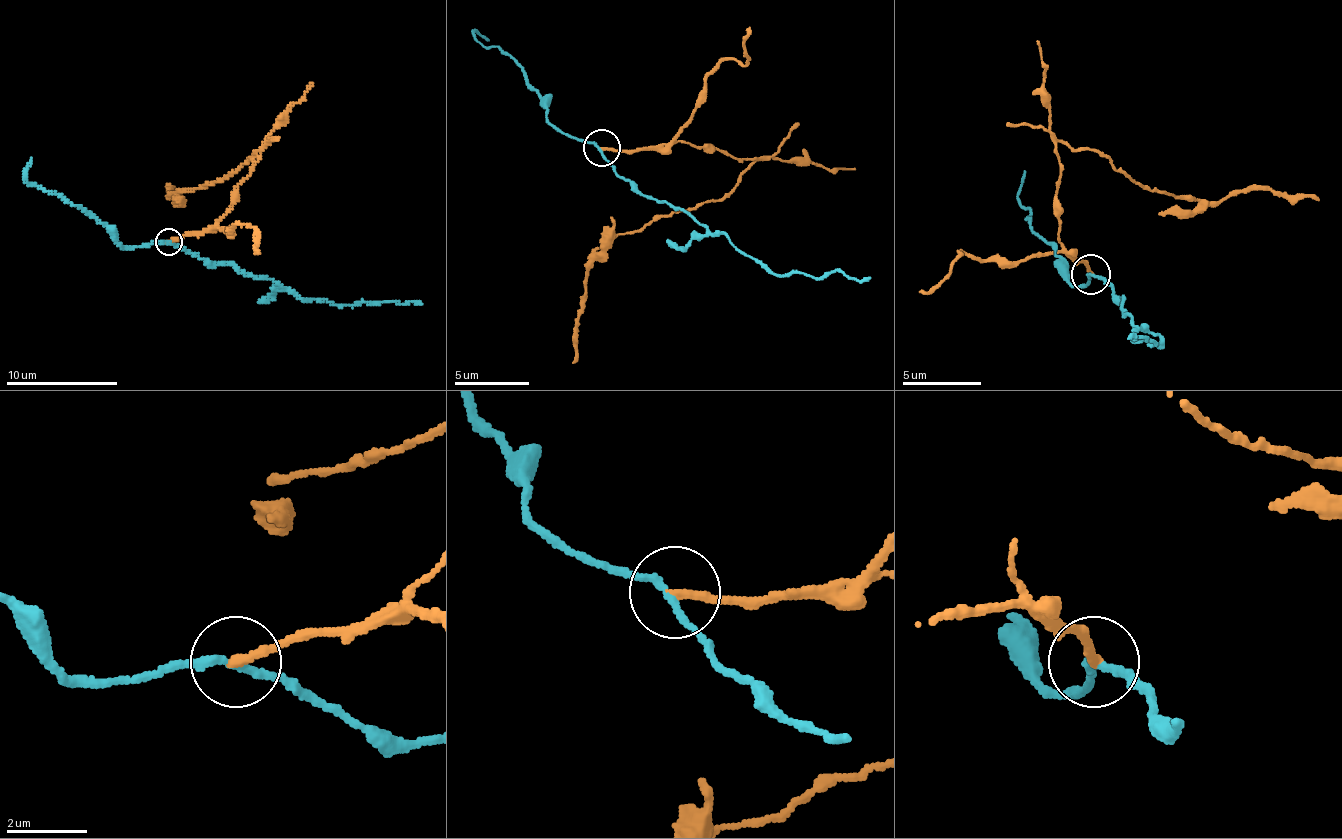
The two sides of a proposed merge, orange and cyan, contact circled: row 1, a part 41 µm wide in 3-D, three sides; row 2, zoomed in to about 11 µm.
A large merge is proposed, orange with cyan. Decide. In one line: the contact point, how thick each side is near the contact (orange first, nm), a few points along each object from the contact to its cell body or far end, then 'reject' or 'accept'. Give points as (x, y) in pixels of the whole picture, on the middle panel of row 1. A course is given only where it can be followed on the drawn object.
at (601, 148); 240 nm thick on the orange side, 170 nm on the other; orange runs (603, 147), (687, 144), (754, 158), (729, 192), (622, 233), (592, 263), (571, 363); cyan runs (599, 147), (618, 175), (644, 196), (666, 199), (778, 276), (804, 272), (825, 279), (843, 271), (870, 278); reject

